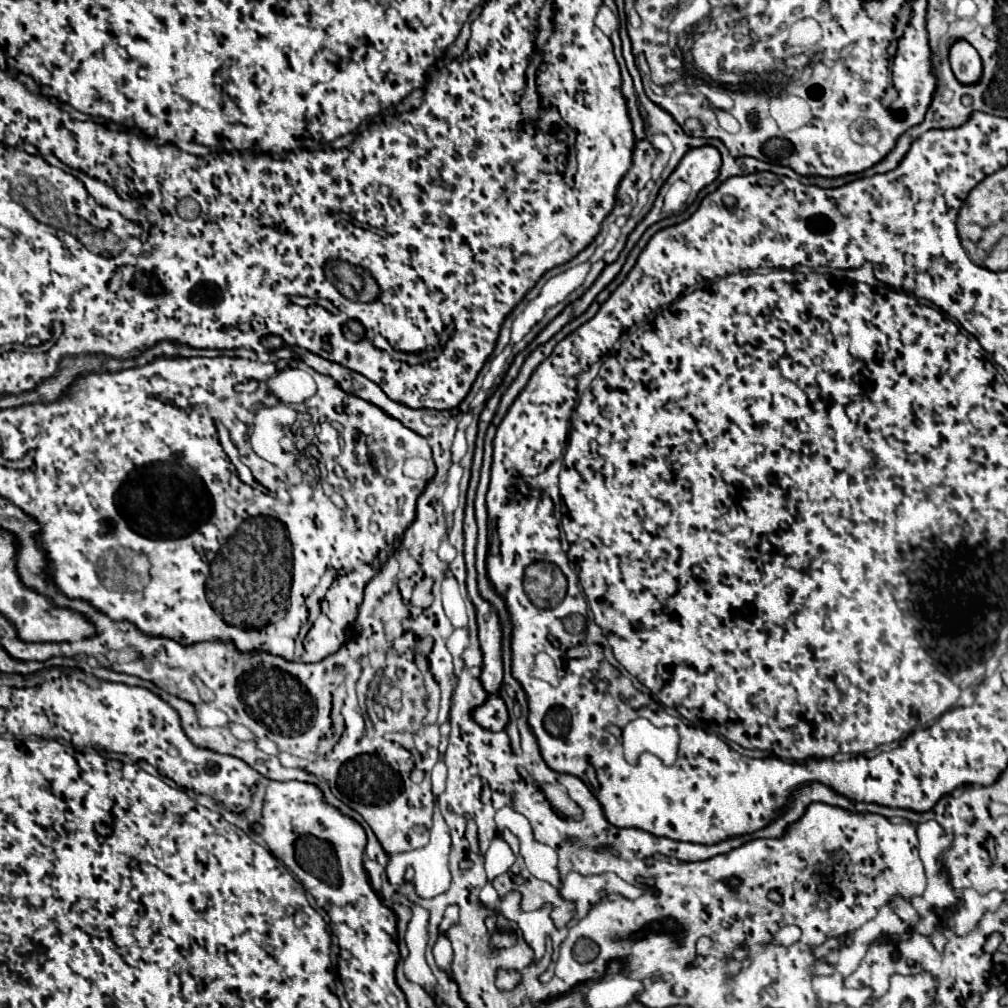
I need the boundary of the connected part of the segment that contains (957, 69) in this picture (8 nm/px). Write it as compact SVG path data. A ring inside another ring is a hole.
M957 41L951 47L949 61L951 61L951 69L959 83L973 85L981 81L981 71L983 71L981 57L977 55L977 49L969 45L967 41Z

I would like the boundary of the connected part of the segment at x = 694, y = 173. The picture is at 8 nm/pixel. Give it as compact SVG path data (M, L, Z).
M699 147L699 149L691 149L681 163L677 165L677 169L671 173L669 183L675 183L677 179L687 181L693 189L693 201L697 197L697 193L715 181L715 177L719 175L719 167L721 167L721 155L715 147Z

